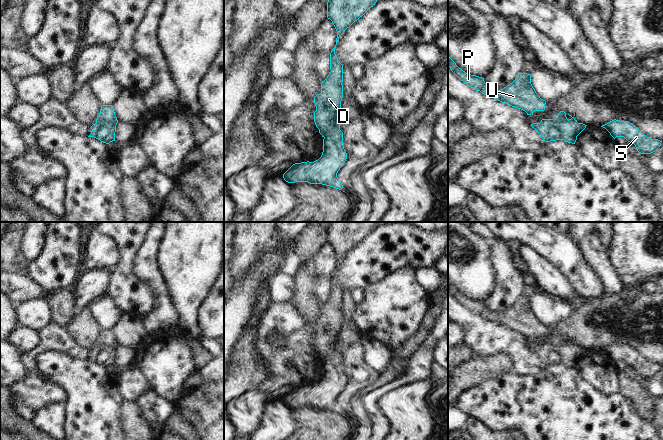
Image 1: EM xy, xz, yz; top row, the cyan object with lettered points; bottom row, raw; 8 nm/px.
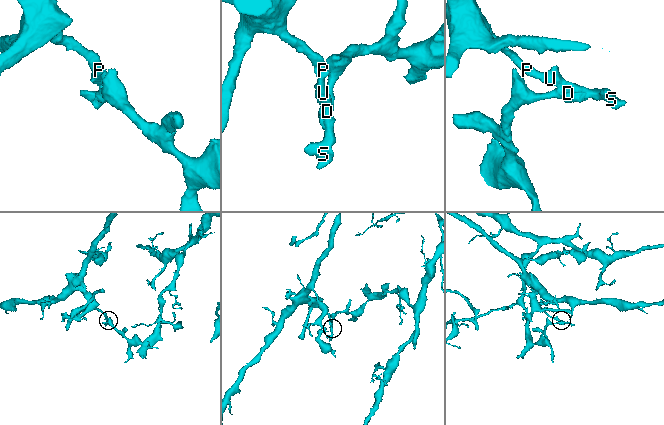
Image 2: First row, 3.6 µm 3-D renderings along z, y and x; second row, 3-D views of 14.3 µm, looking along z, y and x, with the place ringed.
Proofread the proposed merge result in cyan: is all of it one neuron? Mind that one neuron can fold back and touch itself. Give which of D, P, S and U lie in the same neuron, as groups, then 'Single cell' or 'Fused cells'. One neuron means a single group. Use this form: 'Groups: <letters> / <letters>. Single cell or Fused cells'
Groups: D / P S U. Fused cells.

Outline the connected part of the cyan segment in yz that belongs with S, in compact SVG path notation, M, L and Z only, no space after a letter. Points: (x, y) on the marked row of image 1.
M614 119L601 127L605 128L614 139L616 137L624 137L628 142L634 144L641 154L655 152L662 143L658 139L647 137L638 127L628 121Z

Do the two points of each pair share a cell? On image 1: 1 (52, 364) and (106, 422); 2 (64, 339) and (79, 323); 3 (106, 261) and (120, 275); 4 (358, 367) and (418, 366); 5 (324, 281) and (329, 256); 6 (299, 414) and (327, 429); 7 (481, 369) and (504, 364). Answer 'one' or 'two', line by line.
1: one
2: two
3: two
4: two
5: one
6: one
7: one

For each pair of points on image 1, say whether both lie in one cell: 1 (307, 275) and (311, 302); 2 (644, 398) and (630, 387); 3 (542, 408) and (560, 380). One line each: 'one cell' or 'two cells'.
1: one cell
2: one cell
3: one cell

